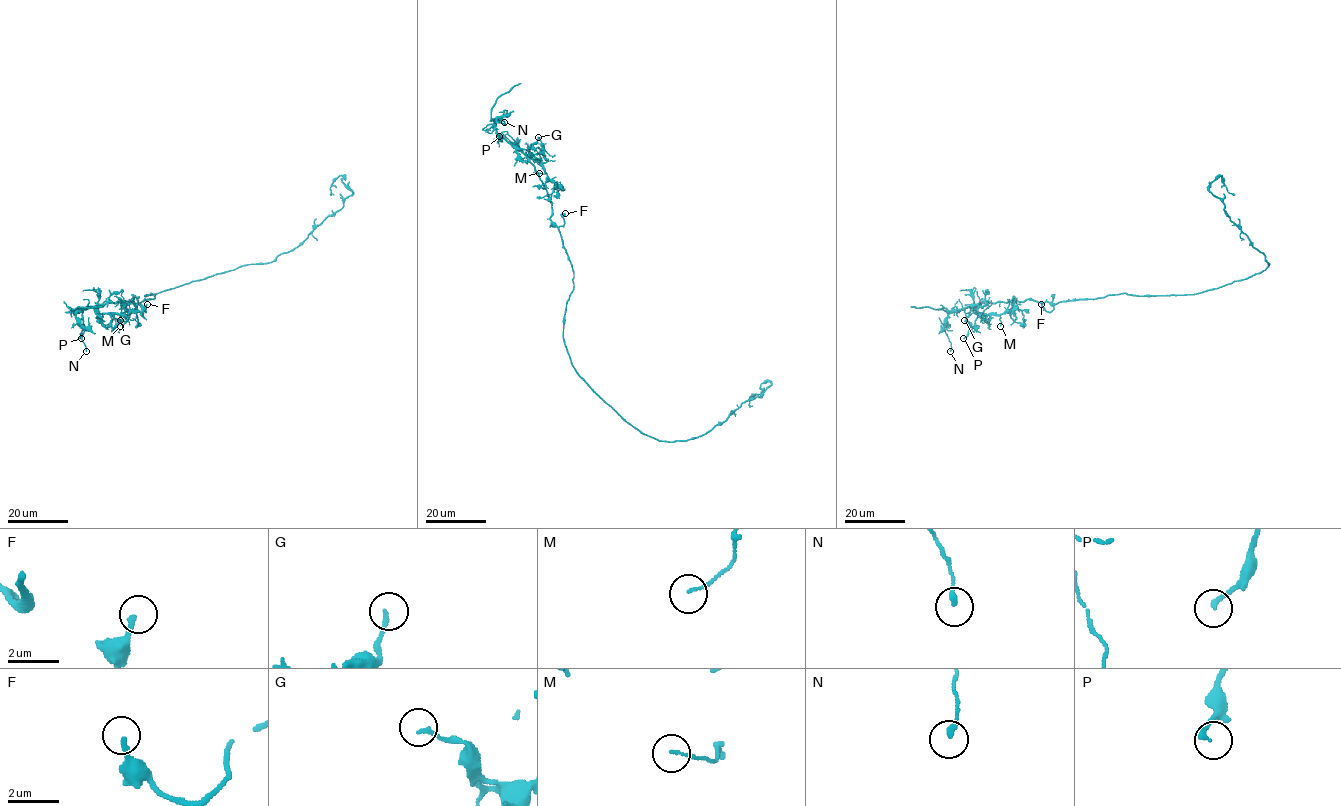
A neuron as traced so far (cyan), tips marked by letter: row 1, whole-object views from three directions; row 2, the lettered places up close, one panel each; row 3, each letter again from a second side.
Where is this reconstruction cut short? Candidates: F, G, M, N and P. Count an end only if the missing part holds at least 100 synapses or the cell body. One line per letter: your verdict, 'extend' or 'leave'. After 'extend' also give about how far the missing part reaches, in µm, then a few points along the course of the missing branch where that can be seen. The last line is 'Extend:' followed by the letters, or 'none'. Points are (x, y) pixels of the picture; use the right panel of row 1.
F: leave
G: leave
M: leave
N: leave
P: leave
Extend: none

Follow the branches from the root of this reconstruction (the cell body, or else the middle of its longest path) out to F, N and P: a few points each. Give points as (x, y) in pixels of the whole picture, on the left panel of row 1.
F: (154, 294), (145, 295), (153, 293), (155, 297), (140, 303), (145, 311), (147, 304)
N: (154, 294), (139, 304), (131, 299), (78, 309), (75, 318), (84, 330), (86, 351)
P: (154, 294), (145, 295), (153, 293), (155, 297), (139, 304), (131, 299), (87, 306), (82, 313), (81, 338)

